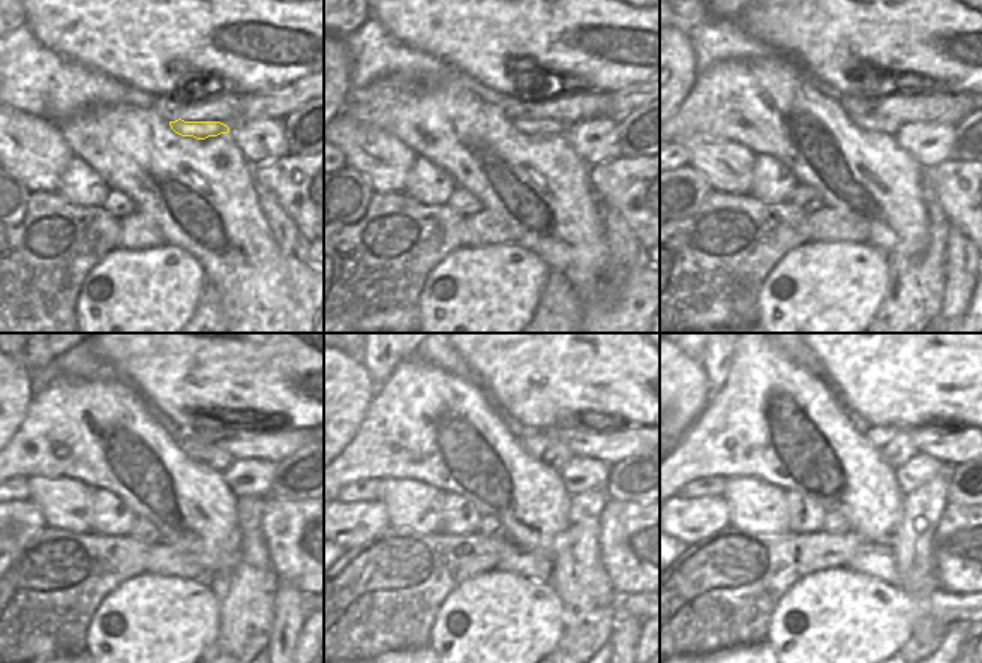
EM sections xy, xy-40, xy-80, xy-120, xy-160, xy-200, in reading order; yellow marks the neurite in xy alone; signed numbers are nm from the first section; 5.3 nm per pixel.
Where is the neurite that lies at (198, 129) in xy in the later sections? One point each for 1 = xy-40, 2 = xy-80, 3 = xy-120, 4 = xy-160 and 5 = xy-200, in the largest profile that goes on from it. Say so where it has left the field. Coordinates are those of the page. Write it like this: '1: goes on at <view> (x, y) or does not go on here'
1: goes on at xy-40 (534, 126)
2: goes on at xy-80 (879, 123)
3: goes on at xy-120 (213, 458)
4: goes on at xy-160 (540, 447)
5: goes on at xy-200 (895, 447)

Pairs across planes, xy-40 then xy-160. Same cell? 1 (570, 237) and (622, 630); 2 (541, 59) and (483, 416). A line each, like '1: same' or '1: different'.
1: different
2: different

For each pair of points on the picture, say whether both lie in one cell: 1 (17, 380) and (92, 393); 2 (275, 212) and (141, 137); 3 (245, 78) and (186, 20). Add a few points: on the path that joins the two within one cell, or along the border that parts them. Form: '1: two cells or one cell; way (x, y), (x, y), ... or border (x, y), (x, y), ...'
1: two cells; border (36, 389), (21, 422)
2: two cells; border (255, 185), (258, 206), (272, 236)
3: one cell; way (230, 63), (201, 35)

